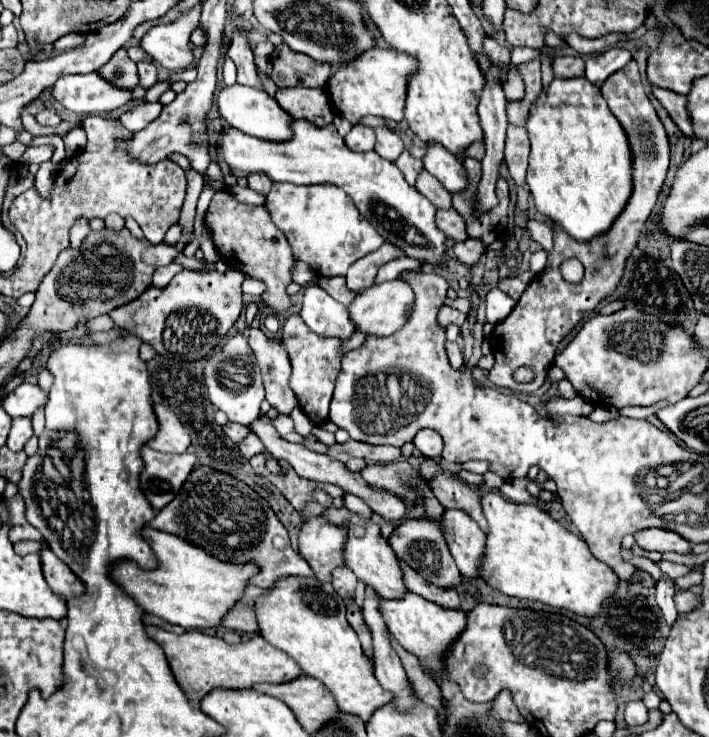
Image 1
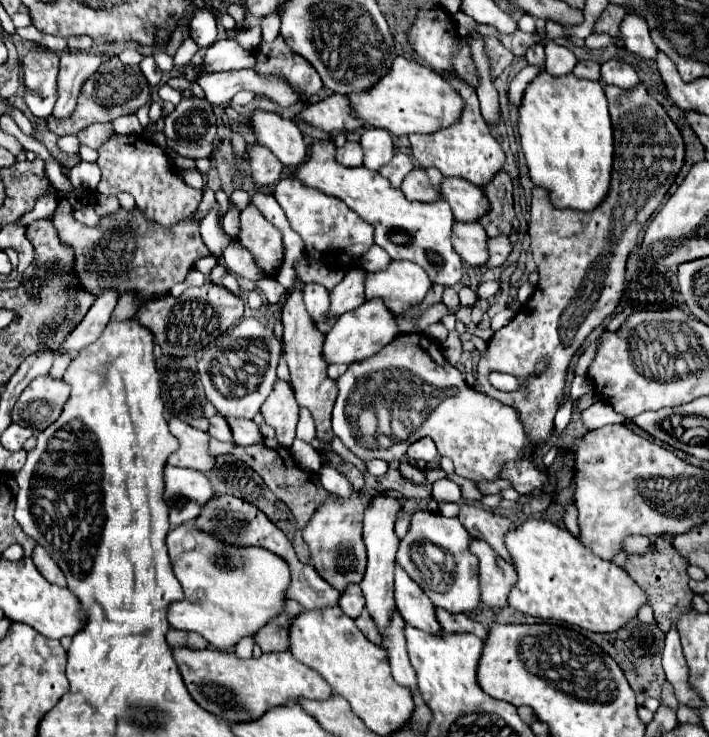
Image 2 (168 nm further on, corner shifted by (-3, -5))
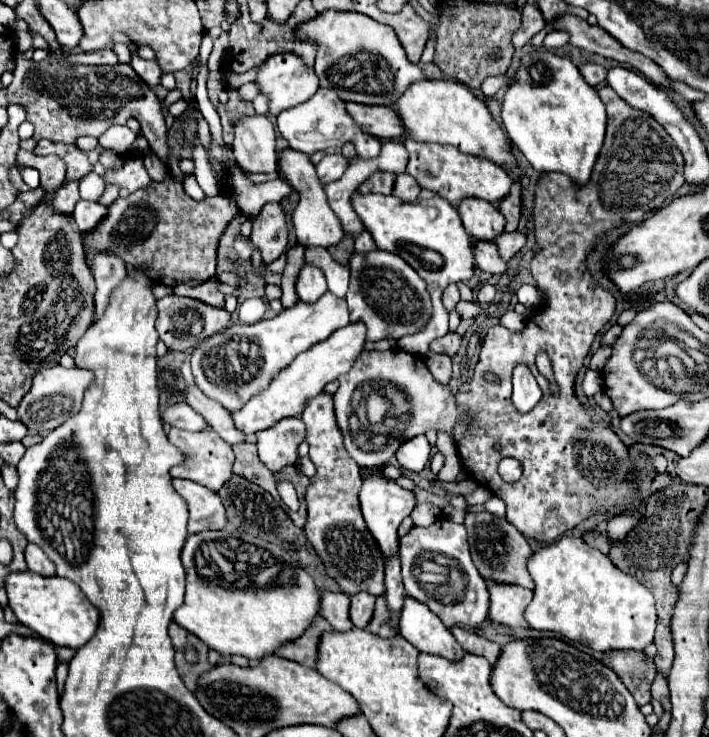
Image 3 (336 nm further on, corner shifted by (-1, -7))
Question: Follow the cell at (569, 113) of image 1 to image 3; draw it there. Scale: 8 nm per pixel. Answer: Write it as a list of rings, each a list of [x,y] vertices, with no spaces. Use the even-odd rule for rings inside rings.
[[[544,47],[524,55],[516,81],[504,93],[502,121],[512,143],[538,173],[558,171],[580,187],[590,181],[604,143],[606,105],[570,59],[558,57]]]

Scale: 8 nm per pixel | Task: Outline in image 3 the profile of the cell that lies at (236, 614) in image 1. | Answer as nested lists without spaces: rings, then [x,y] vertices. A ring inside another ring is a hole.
[[[316,615],[312,619],[312,625],[304,631],[304,635],[300,635],[296,641],[288,641],[286,645],[280,645],[276,649],[276,655],[302,663],[306,667],[314,667],[316,661],[316,645],[320,639],[320,633],[324,631],[332,631],[332,627],[328,625],[328,621],[320,615]]]

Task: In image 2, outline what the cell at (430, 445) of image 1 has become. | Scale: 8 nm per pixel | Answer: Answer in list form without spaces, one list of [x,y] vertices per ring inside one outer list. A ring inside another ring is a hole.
[[[422,437],[422,439],[418,439],[416,443],[412,443],[412,445],[408,447],[406,455],[408,455],[408,459],[412,459],[412,461],[422,459],[422,461],[426,461],[426,463],[432,463],[432,461],[436,461],[438,451],[436,451],[434,441],[432,441],[430,437]]]

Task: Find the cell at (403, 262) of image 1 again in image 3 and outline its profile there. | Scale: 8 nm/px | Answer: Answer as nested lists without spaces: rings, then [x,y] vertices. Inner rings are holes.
[[[364,231],[364,233],[360,235],[360,239],[356,241],[354,249],[356,249],[356,253],[358,253],[358,255],[366,255],[366,253],[370,253],[372,249],[376,249],[376,245],[374,245],[372,237],[368,237],[368,231]]]

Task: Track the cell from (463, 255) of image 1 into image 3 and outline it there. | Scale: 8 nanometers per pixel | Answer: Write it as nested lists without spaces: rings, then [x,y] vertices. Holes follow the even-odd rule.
[[[514,231],[514,233],[500,233],[494,243],[496,243],[498,251],[500,251],[500,257],[504,261],[510,261],[522,249],[522,245],[526,243],[526,235],[518,233],[518,231]]]

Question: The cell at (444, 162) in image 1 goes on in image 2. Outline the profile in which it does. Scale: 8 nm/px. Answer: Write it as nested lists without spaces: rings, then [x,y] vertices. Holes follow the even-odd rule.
[[[444,179],[442,181],[442,197],[450,203],[456,221],[474,223],[480,221],[486,211],[490,211],[490,203],[480,187],[466,183],[466,179]]]

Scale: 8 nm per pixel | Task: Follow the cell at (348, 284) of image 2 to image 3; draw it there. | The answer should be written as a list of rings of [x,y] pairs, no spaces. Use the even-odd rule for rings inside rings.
[[[326,291],[316,303],[298,303],[274,319],[262,319],[252,325],[232,325],[202,341],[192,353],[192,375],[196,385],[210,399],[228,411],[240,411],[254,395],[268,389],[280,369],[286,369],[300,353],[330,337],[332,331],[348,325],[348,303]]]

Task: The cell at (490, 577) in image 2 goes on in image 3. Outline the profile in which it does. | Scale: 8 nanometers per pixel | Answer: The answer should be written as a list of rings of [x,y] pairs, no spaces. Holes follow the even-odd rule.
[[[486,581],[490,591],[490,619],[508,627],[528,627],[522,613],[532,601],[532,591],[520,585]]]

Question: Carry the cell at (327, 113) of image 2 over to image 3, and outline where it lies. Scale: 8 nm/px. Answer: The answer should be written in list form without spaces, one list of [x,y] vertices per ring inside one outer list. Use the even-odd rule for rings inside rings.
[[[346,103],[346,111],[356,121],[356,125],[360,125],[360,129],[368,135],[374,135],[380,139],[394,139],[404,135],[402,123],[392,107]]]

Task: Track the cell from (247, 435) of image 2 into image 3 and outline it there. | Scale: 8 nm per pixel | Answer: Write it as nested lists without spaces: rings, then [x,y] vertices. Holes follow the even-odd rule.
[[[186,385],[188,391],[188,403],[192,409],[196,409],[198,413],[204,415],[204,419],[208,421],[208,425],[230,445],[238,445],[244,443],[244,433],[240,429],[236,429],[234,421],[232,421],[232,413],[226,411],[220,403],[208,399],[204,393],[200,393],[198,387]]]

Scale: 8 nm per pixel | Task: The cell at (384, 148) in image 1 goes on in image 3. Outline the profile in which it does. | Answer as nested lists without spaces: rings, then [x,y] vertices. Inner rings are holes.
[[[318,89],[318,93],[314,93],[314,97],[310,97],[306,103],[300,103],[284,113],[278,115],[276,121],[282,137],[288,141],[288,145],[296,151],[302,151],[306,155],[312,155],[320,151],[320,149],[334,150],[341,149],[346,141],[352,141],[356,145],[356,153],[360,159],[376,159],[380,155],[380,139],[362,133],[345,108],[345,102],[340,101],[336,97],[336,93],[332,93],[330,89]]]

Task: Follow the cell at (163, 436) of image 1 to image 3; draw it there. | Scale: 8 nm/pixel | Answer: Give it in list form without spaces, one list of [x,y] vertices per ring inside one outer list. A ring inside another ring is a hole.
[[[172,427],[168,431],[168,441],[172,445],[176,445],[186,455],[182,465],[176,465],[176,467],[170,469],[172,477],[190,479],[190,481],[196,481],[200,485],[206,485],[212,491],[218,491],[220,485],[224,485],[224,481],[228,481],[228,477],[232,475],[232,461],[234,461],[232,447],[226,441],[222,441],[222,437],[218,437],[212,429],[200,431],[200,433],[192,433],[192,431],[184,431],[184,429]]]

